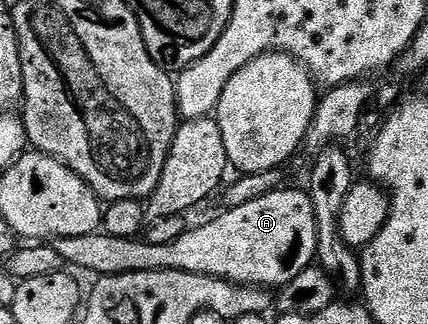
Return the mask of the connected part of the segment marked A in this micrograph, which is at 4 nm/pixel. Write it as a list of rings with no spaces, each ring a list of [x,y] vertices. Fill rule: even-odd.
[[[304,189],[273,190],[267,196],[259,196],[259,200],[222,211],[218,218],[194,230],[193,227],[187,228],[167,244],[151,244],[147,240],[116,238],[104,232],[94,232],[87,236],[54,238],[51,245],[59,256],[63,256],[66,267],[74,271],[90,270],[96,276],[182,270],[222,278],[224,282],[235,282],[239,286],[280,288],[295,280],[299,272],[314,265],[317,257],[315,208]]]

